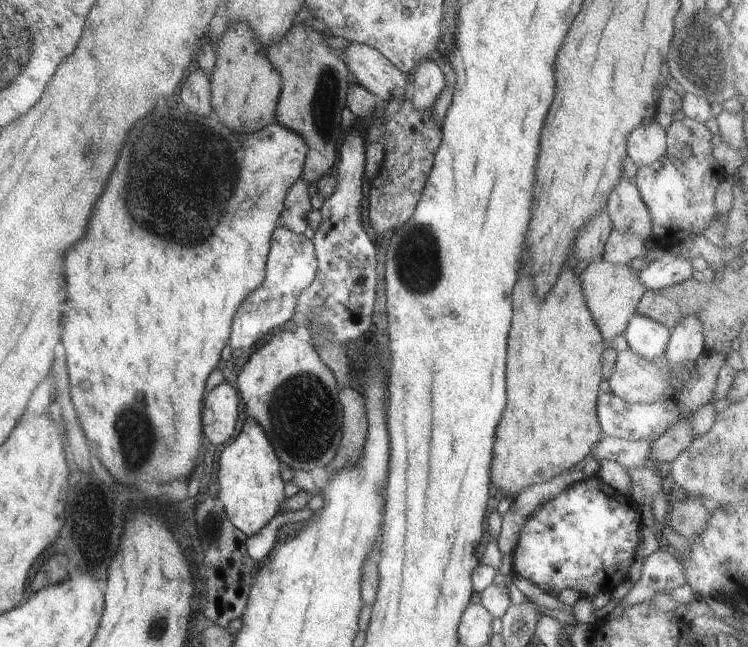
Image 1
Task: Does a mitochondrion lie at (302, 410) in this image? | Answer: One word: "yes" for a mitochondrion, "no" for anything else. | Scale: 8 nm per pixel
yes

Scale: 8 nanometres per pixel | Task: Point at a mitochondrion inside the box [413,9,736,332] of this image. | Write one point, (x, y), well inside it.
(690, 59)

